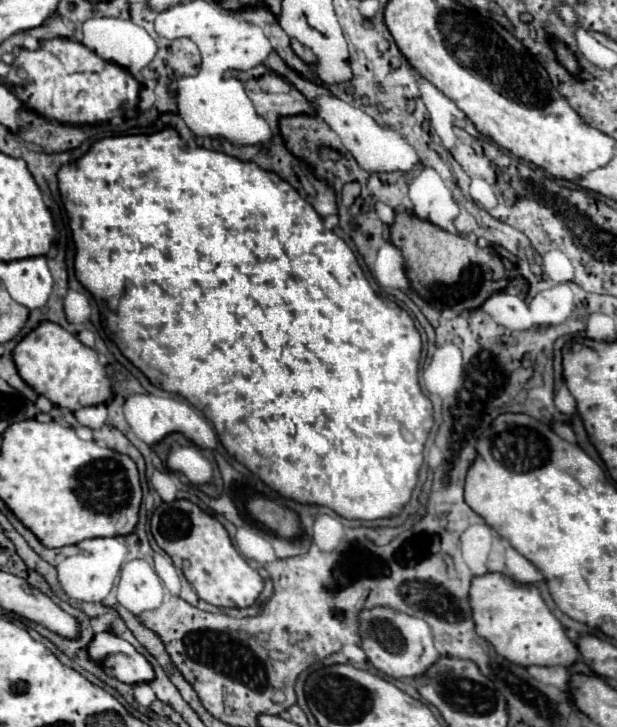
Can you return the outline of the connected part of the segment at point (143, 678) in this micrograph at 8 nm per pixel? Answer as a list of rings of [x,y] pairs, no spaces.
[[[112,632],[94,634],[88,644],[88,654],[96,664],[102,666],[108,676],[124,684],[148,682],[154,676],[154,670],[148,660],[138,654],[132,644],[114,636]]]

